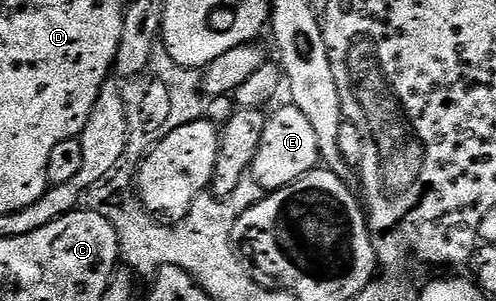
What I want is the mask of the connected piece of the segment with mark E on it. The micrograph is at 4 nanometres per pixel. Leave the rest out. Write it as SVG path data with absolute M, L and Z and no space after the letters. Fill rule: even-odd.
M286 105L278 109L274 115L268 116L263 129L263 141L259 141L259 153L255 153L255 161L251 168L251 178L265 193L278 191L303 177L309 171L318 170L321 163L319 140L315 137L315 128L299 113L299 109Z

